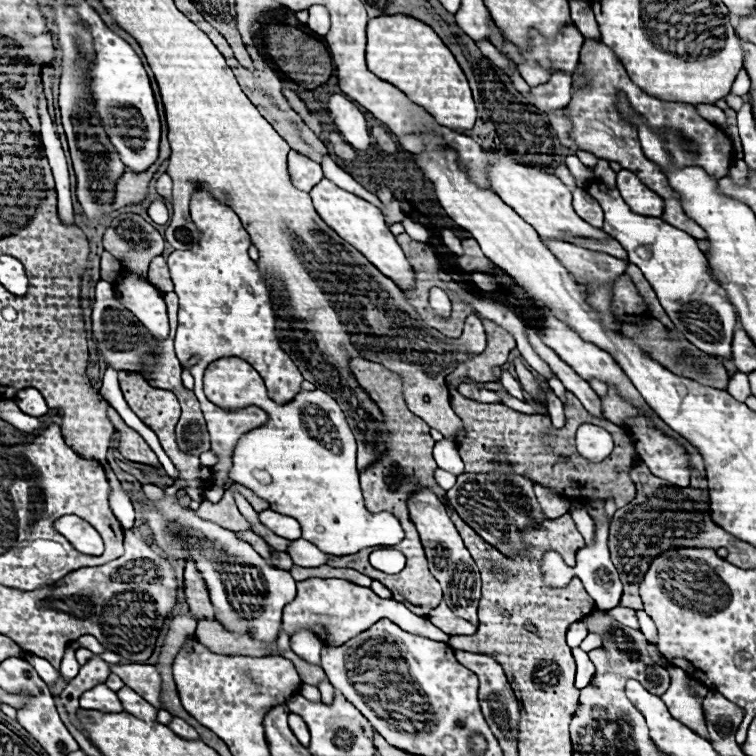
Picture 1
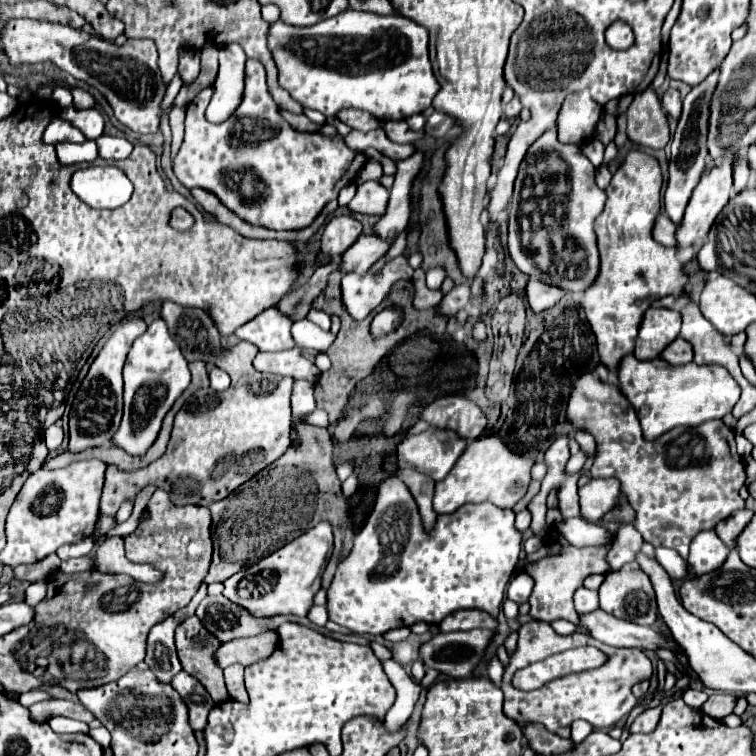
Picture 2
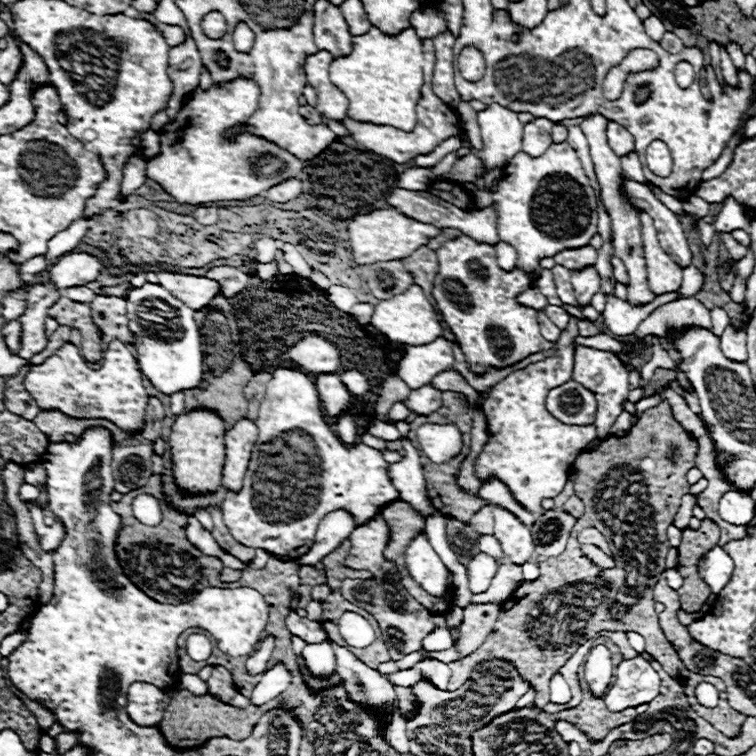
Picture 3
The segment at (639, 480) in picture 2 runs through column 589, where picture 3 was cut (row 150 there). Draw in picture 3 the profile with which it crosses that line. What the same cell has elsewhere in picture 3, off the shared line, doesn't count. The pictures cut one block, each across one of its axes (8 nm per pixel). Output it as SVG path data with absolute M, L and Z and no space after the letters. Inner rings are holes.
M426 38L422 42L422 50L424 50L424 86L422 86L422 94L420 94L420 100L418 100L418 106L416 106L416 114L418 114L418 122L414 126L412 132L404 132L404 130L398 130L398 128L392 128L392 126L378 126L378 124L370 124L370 122L356 122L352 118L344 118L342 124L346 126L346 130L352 134L352 138L366 146L368 150L380 154L380 156L386 156L398 164L404 164L404 162L410 162L414 156L420 156L420 154L428 154L432 152L442 140L450 138L450 136L460 136L462 134L462 124L460 124L460 118L456 114L456 108L442 102L434 92L432 92L432 72L434 72L434 62L436 62L436 56L434 56L434 44L430 38Z

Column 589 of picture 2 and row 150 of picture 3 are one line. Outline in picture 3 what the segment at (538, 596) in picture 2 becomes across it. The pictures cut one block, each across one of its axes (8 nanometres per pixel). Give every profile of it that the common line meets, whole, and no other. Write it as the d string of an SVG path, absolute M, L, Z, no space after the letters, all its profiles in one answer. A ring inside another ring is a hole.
M560 142L560 144L552 144L540 158L532 158L524 152L518 152L506 166L504 166L504 172L502 172L502 178L500 182L496 184L494 188L494 204L496 204L496 210L498 210L498 234L500 234L500 240L512 244L518 252L518 266L522 270L528 270L528 274L532 274L534 278L540 276L540 266L538 266L538 260L544 258L540 256L538 250L564 250L564 248L572 248L572 246L584 246L590 242L590 238L596 234L596 222L598 222L598 202L596 202L596 194L594 194L594 188L590 186L590 180L582 168L582 162L576 154L576 150L568 144L568 142Z

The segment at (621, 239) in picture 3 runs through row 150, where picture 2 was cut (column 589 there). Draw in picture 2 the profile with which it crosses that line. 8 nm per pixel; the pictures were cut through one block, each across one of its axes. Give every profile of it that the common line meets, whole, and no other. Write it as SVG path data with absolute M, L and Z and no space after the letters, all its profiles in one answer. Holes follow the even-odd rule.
M578 588L574 594L574 602L576 602L578 614L594 612L594 610L598 610L598 592L588 590L588 588Z

